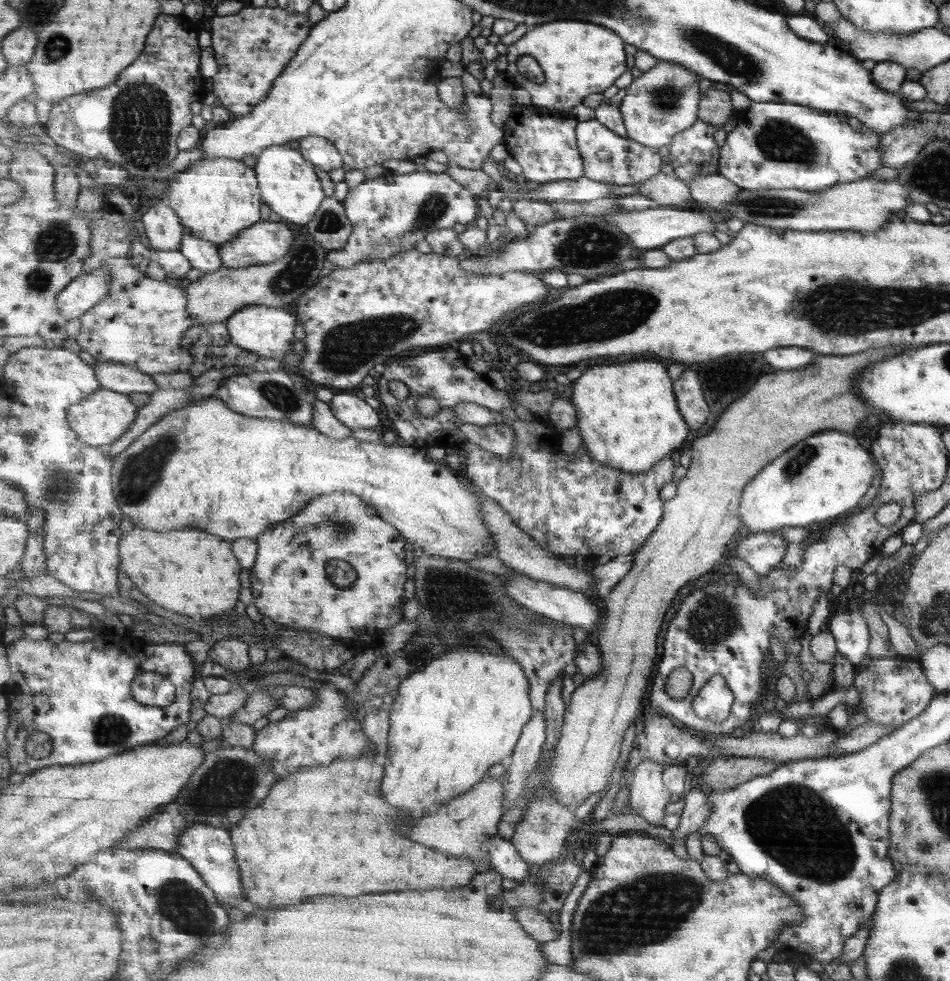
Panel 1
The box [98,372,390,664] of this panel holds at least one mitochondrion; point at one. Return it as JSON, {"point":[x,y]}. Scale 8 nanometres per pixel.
{"point":[140,474]}

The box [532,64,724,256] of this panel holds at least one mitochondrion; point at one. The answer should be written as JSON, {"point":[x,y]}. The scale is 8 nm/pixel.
{"point":[665,99]}

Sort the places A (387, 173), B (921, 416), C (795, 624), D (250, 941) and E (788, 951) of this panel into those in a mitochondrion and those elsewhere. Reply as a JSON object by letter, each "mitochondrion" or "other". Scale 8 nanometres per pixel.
{"A":"other","B":"other","C":"other","D":"other","E":"other"}

